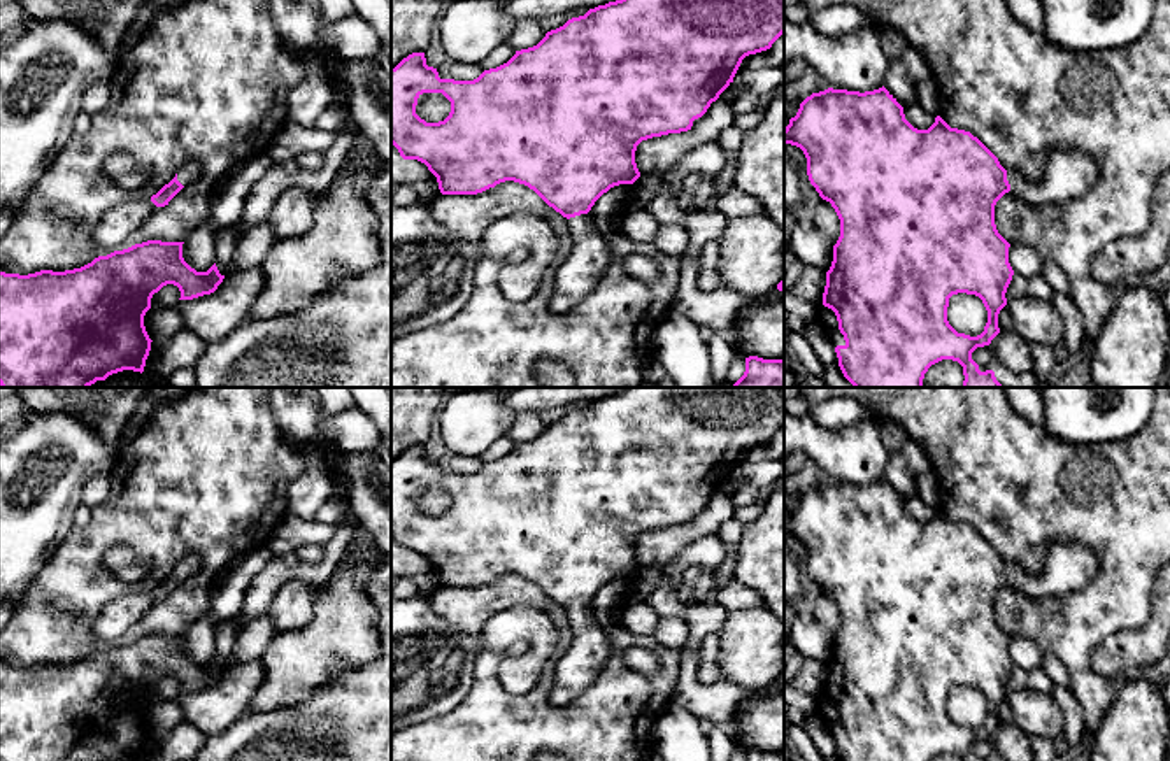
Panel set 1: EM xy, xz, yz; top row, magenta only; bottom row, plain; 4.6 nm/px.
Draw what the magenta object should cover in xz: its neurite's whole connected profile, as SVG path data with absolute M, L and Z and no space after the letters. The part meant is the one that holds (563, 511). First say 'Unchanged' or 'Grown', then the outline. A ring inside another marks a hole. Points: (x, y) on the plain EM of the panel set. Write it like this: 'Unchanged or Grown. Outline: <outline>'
Grown. Outline: M626 388L568 412L537 438L516 444L507 456L484 463L474 473L440 472L437 461L426 458L424 445L412 445L391 461L391 537L403 552L424 556L442 587L477 587L514 573L567 610L572 640L554 665L549 693L553 705L567 705L596 680L612 656L610 640L588 605L610 580L640 570L637 538L691 523L693 514L733 475L742 452L770 442L782 426L784 388ZM423 486L442 486L451 494L444 514L426 516L416 507Z

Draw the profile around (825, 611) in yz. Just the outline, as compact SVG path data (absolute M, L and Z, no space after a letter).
M821 591L809 612L831 633L833 638L837 637L840 629L840 612L830 594Z

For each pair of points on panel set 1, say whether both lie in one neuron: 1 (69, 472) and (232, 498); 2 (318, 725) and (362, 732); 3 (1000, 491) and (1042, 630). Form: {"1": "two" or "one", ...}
{"1": "two", "2": "one", "3": "one"}

